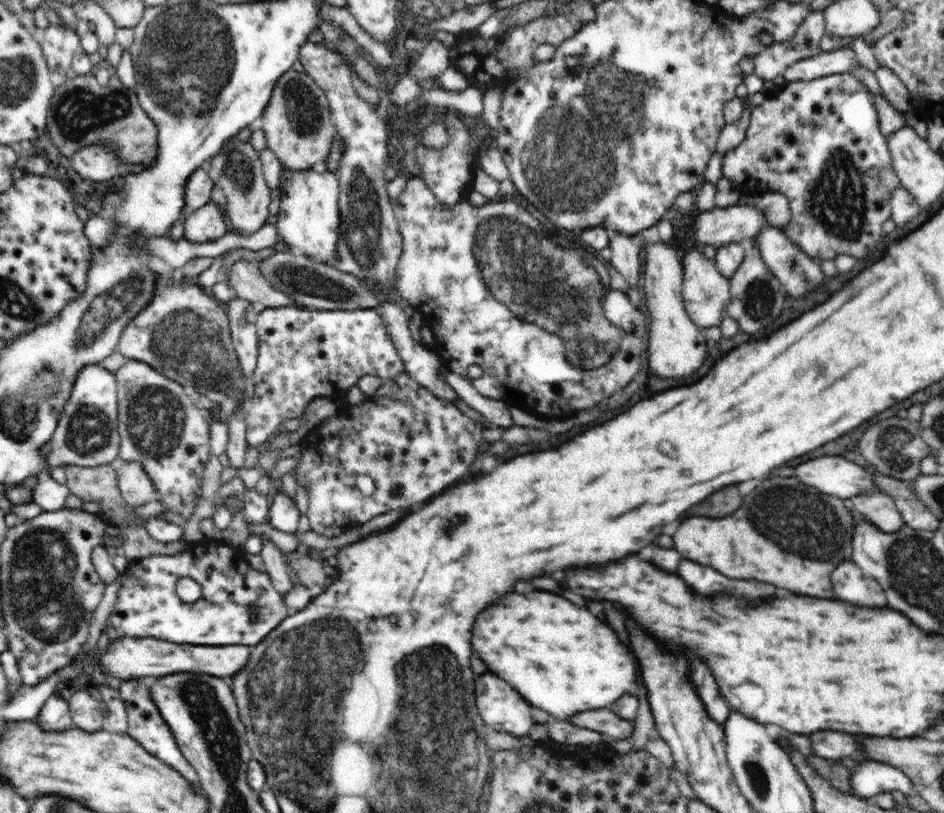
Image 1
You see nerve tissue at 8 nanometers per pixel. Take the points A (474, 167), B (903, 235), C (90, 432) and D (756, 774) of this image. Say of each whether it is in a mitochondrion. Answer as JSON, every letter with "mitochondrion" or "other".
{"A":"other","B":"other","C":"mitochondrion","D":"mitochondrion"}

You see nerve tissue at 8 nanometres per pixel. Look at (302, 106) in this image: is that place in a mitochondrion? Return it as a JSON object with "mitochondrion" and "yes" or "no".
{"mitochondrion":"yes"}

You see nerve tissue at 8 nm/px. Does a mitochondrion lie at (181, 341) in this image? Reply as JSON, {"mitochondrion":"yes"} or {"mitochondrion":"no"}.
{"mitochondrion":"yes"}

